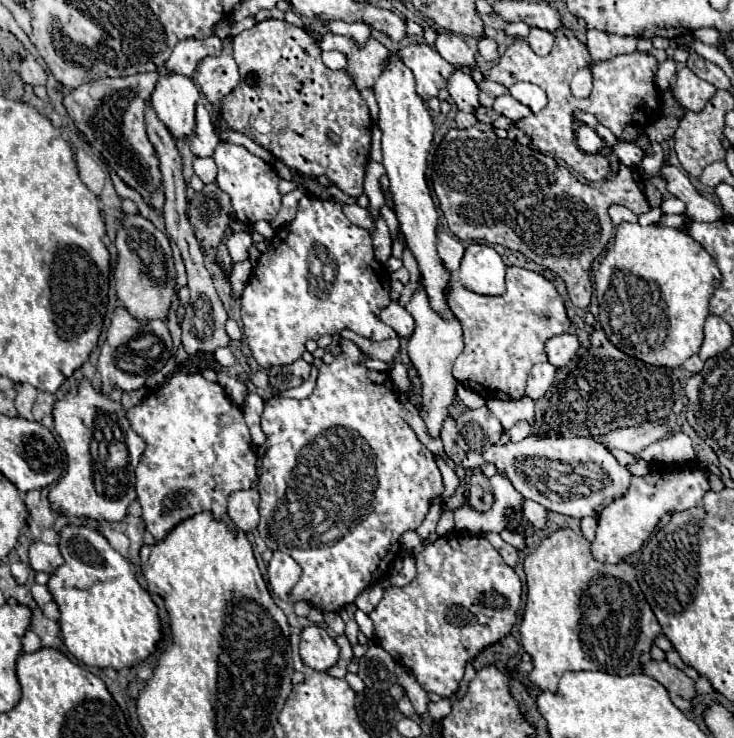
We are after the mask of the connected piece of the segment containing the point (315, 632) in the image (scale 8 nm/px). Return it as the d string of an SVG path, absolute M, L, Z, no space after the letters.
M311 625L301 633L301 659L311 669L327 671L337 663L339 647L323 627Z

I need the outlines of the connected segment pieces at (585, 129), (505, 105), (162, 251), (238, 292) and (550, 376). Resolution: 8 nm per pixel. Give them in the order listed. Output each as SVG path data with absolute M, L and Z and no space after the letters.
M587 125L581 126L576 131L577 145L581 147L583 151L601 151L605 147L603 139Z
M503 95L503 97L497 97L495 99L495 105L493 109L501 115L505 115L507 119L521 119L523 115L531 115L531 109L521 105L517 99L513 99L511 95Z
M127 215L117 231L117 267L115 267L115 291L125 309L135 319L161 319L167 321L171 301L175 295L177 273L171 255L171 245L165 233L161 233L149 219L141 215Z
M249 259L241 261L241 263L231 263L229 269L229 285L231 285L231 297L233 299L241 299L243 289L245 289L245 281L249 281L251 277L251 263Z
M551 363L535 365L531 371L531 379L527 381L527 397L531 397L533 401L541 399L553 385L555 373L557 373L557 369Z

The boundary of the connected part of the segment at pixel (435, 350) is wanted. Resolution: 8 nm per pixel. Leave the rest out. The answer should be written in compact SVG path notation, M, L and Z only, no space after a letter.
M423 285L413 295L411 303L407 305L407 311L411 311L411 317L417 323L415 333L409 339L409 359L417 369L417 379L419 379L419 389L421 389L421 405L425 409L427 433L437 439L441 425L443 425L445 417L449 415L449 407L455 399L457 381L451 375L451 367L453 367L455 359L459 357L459 353L463 351L461 327L459 327L457 319L443 321L443 319L439 319L439 315L435 315L435 311L431 311L431 307L427 303L427 295L423 295Z

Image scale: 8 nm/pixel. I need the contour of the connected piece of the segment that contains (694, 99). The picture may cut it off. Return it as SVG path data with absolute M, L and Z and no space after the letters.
M689 67L679 69L677 83L675 83L675 97L681 101L685 109L701 111L703 103L707 103L707 99L711 99L713 93L715 93L715 87L699 79Z

